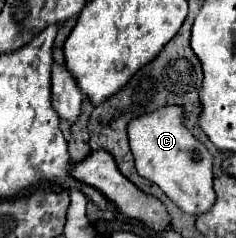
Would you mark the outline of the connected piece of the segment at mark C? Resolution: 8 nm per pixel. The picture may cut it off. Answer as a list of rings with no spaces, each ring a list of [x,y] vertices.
[[[163,106],[151,114],[141,114],[129,122],[127,130],[137,172],[157,184],[183,212],[199,216],[215,204],[213,156],[185,126],[185,110],[181,106]]]

